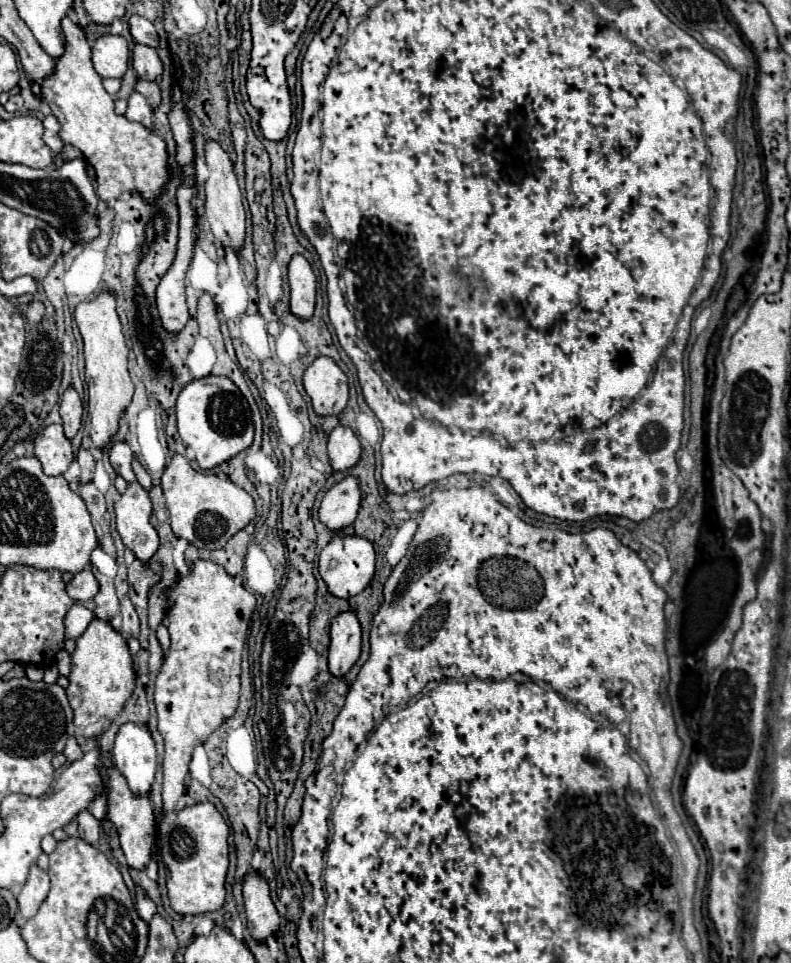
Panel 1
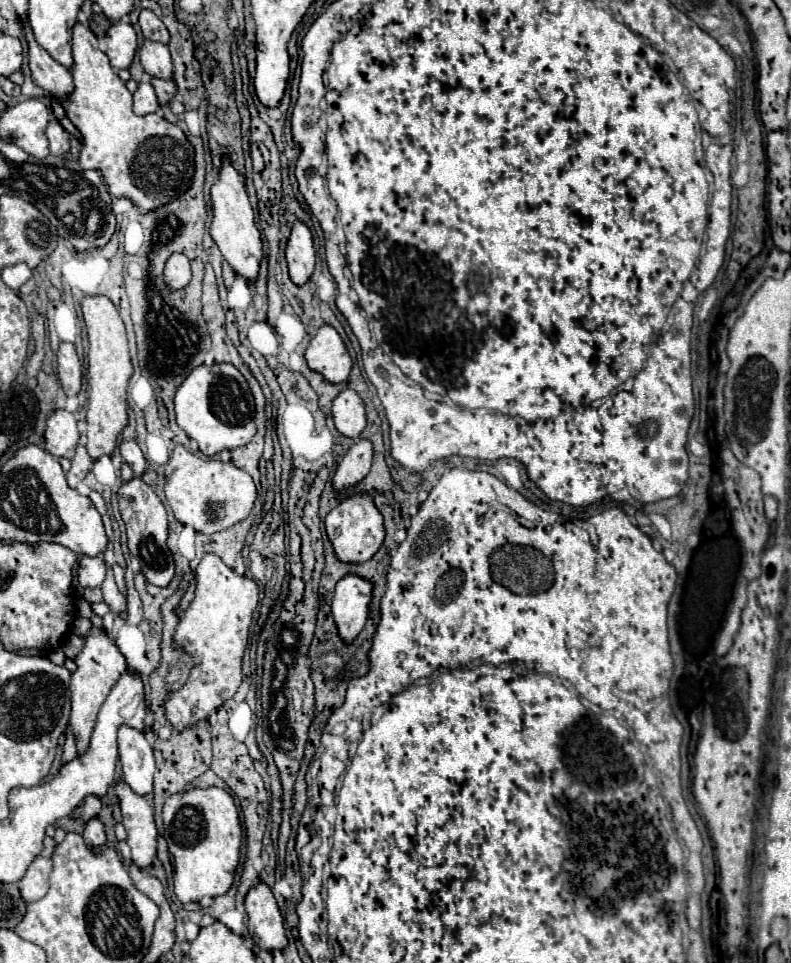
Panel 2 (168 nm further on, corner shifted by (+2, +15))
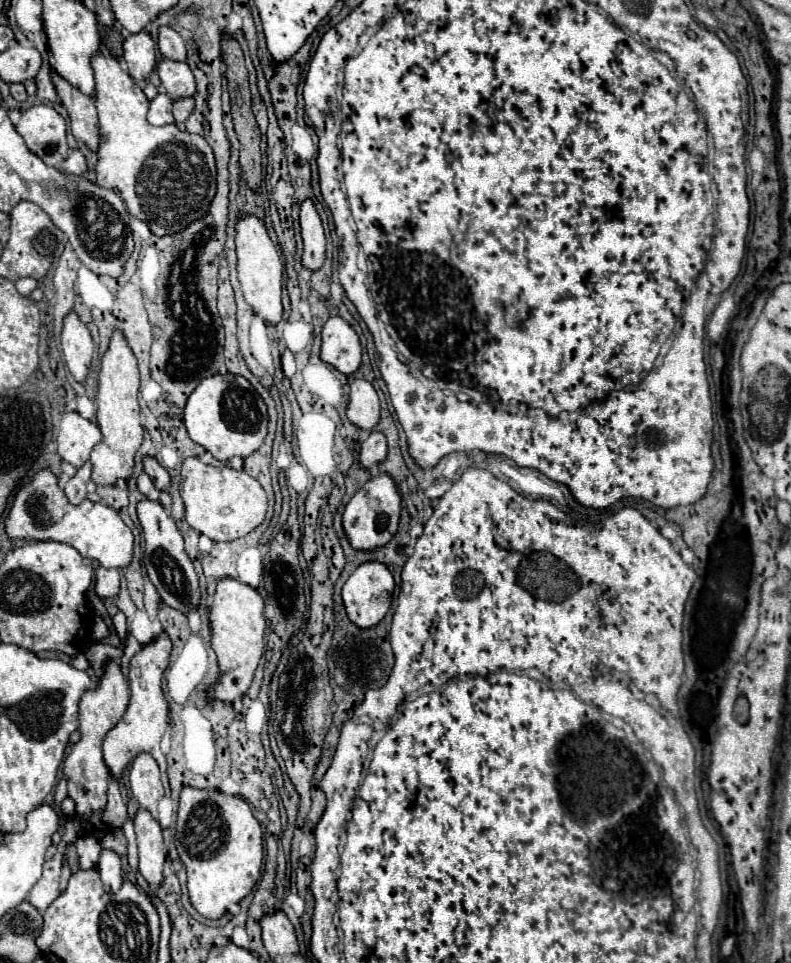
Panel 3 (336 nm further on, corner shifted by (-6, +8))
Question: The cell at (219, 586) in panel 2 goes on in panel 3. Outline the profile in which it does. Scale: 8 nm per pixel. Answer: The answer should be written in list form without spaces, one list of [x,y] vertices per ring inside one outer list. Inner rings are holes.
[[[224,577],[216,585],[216,595],[210,605],[208,621],[212,633],[210,645],[218,657],[218,671],[220,671],[218,683],[206,689],[208,703],[214,701],[232,703],[248,691],[254,679],[254,671],[264,653],[264,629],[266,629],[264,601],[258,595],[258,591],[252,589],[250,585],[244,585],[232,577]]]

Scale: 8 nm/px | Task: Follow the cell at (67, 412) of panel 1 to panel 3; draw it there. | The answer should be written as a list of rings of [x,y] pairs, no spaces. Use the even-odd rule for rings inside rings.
[[[70,313],[64,319],[62,353],[64,353],[66,365],[68,365],[70,373],[74,375],[74,379],[78,383],[84,383],[88,369],[90,369],[94,345],[92,345],[92,337],[90,337],[88,327],[84,323],[80,323],[76,313]]]

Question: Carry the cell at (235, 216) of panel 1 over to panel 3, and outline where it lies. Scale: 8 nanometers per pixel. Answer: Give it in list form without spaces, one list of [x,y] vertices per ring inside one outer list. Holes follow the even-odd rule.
[[[240,215],[238,223],[236,223],[236,255],[238,255],[238,281],[242,285],[242,293],[244,299],[248,301],[248,305],[260,313],[260,317],[268,323],[268,325],[276,325],[282,317],[282,303],[280,303],[280,293],[282,293],[282,269],[284,263],[268,235],[268,229],[264,227],[262,219],[258,219],[256,215]]]

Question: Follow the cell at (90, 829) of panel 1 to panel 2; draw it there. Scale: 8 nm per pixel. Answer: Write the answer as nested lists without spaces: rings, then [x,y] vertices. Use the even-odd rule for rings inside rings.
[[[92,818],[82,832],[82,838],[86,840],[86,844],[92,848],[92,852],[100,852],[100,848],[106,844],[106,834],[104,834],[104,826],[98,818]]]

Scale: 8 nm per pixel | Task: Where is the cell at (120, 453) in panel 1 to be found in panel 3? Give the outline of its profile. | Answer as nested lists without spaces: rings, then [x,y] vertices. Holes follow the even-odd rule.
[[[144,457],[144,473],[152,479],[152,483],[154,483],[154,487],[158,489],[158,491],[168,491],[168,487],[170,487],[170,475],[168,475],[168,471],[154,459],[154,457]]]

